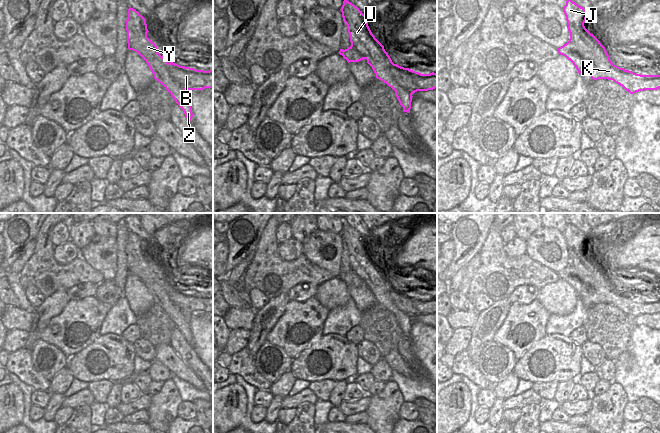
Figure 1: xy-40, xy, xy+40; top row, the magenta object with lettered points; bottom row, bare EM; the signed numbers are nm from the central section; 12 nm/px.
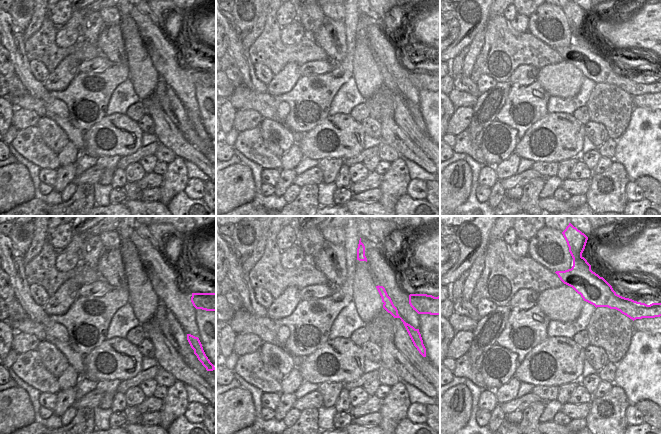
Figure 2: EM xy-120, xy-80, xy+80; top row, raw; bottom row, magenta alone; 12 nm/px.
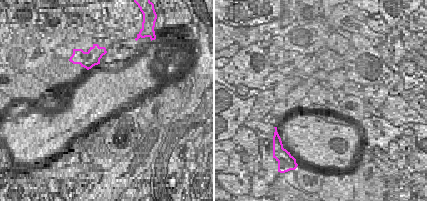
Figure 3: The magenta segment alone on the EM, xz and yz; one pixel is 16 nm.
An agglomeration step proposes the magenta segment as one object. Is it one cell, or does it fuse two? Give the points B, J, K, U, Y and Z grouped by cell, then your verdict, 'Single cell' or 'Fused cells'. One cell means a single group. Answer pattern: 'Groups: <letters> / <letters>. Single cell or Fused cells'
Groups: B K / J U Y Z. Fused cells.

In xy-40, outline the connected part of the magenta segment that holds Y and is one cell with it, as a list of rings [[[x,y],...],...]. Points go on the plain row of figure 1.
[[[133,232],[128,233],[126,244],[128,273],[137,276],[146,286],[150,286],[157,296],[156,304],[171,318],[175,326],[183,334],[186,342],[192,346],[192,332],[185,313],[170,299],[170,289],[158,277],[158,272],[148,261],[145,242]]]

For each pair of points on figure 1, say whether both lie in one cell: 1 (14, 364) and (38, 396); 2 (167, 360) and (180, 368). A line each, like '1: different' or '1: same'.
1: different
2: same

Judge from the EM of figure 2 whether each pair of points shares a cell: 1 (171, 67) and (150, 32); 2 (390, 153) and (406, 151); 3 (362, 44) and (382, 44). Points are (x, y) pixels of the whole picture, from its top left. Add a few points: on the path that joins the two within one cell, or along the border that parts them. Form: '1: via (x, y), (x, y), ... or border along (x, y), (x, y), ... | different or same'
1: via (165, 58), (157, 41) | same
2: border along (382, 141), (393, 147), (400, 155) | different
3: border along (366, 38), (375, 62) | different

